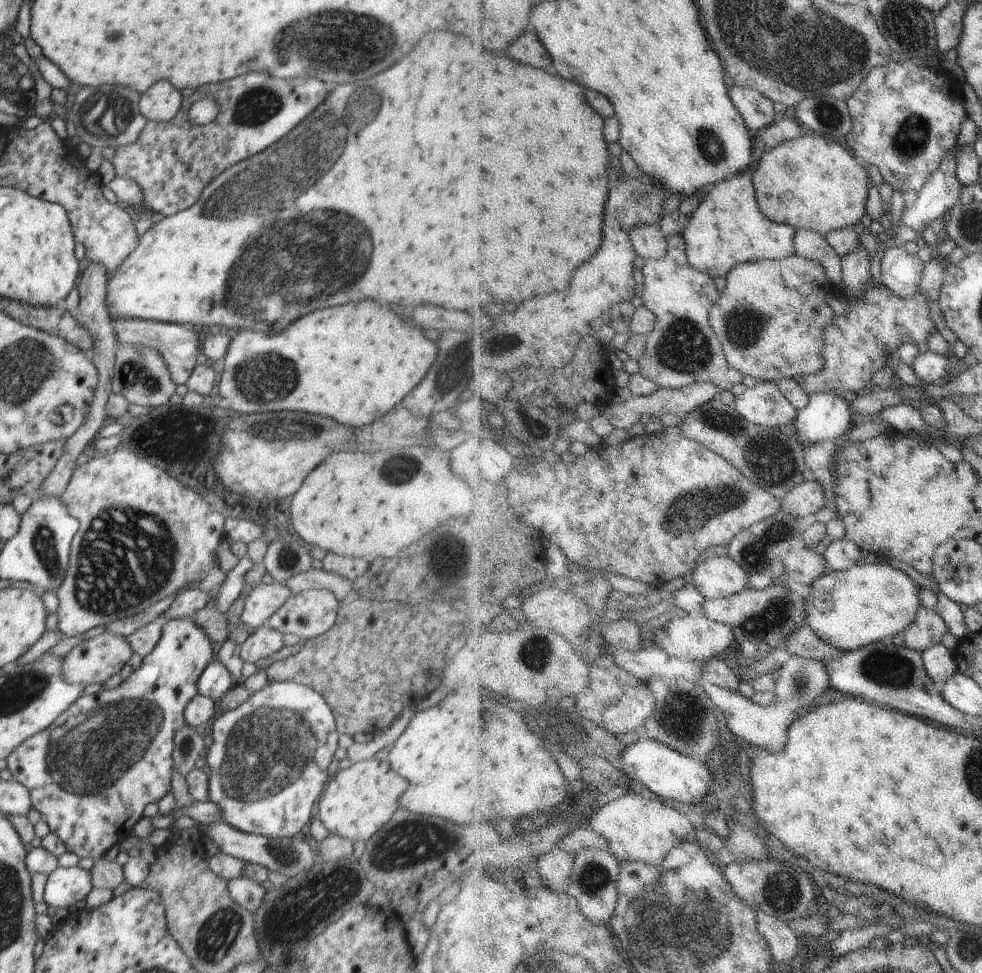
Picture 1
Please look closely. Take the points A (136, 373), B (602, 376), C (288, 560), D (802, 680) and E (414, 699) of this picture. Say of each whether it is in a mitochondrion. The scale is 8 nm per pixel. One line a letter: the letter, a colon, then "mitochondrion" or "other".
A: mitochondrion
B: other
C: other
D: mitochondrion
E: other

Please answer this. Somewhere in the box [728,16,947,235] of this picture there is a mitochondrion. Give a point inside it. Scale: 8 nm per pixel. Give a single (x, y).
(910, 142)

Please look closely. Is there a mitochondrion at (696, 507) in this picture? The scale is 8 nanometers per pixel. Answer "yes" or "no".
yes

